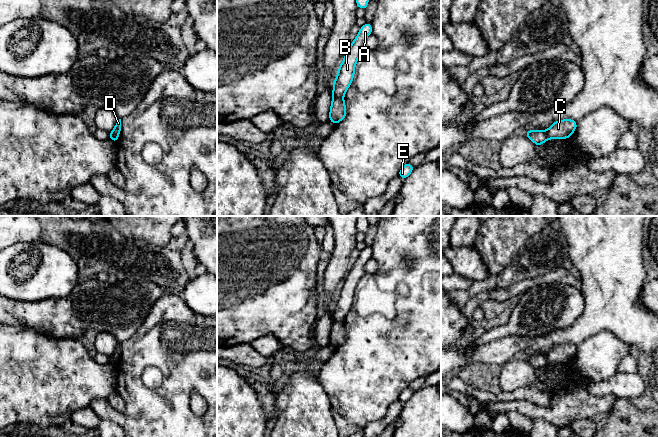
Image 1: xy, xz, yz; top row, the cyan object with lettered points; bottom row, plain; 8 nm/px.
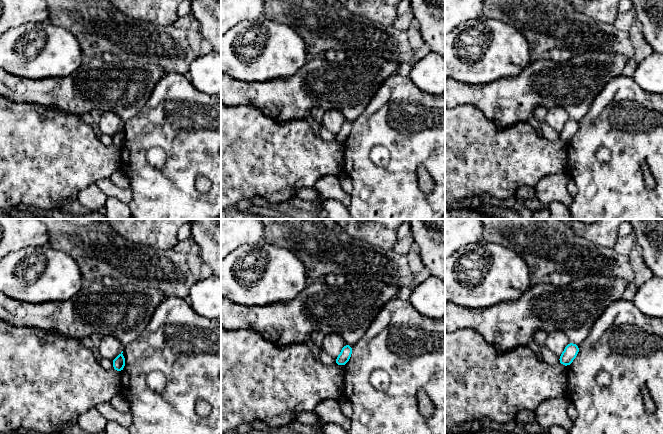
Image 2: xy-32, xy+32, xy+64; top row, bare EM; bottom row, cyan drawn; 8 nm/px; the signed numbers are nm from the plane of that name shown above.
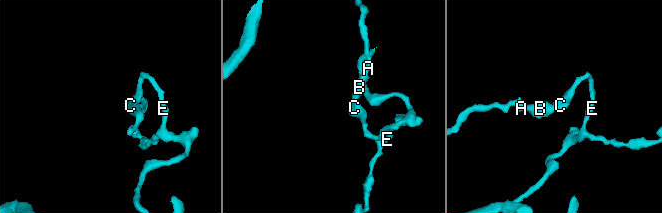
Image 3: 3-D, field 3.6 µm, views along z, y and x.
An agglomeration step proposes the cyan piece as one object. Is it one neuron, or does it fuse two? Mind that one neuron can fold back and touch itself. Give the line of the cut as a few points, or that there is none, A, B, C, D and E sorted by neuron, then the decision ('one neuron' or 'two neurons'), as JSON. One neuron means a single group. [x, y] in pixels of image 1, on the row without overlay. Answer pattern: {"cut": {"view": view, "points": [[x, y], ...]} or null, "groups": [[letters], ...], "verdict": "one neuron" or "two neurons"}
{"cut": {"view": "xy", "points": [[118, 356], [113, 356], [110, 359]]}, "groups": [["A", "B"], ["C", "D", "E"]], "verdict": "two neurons"}

